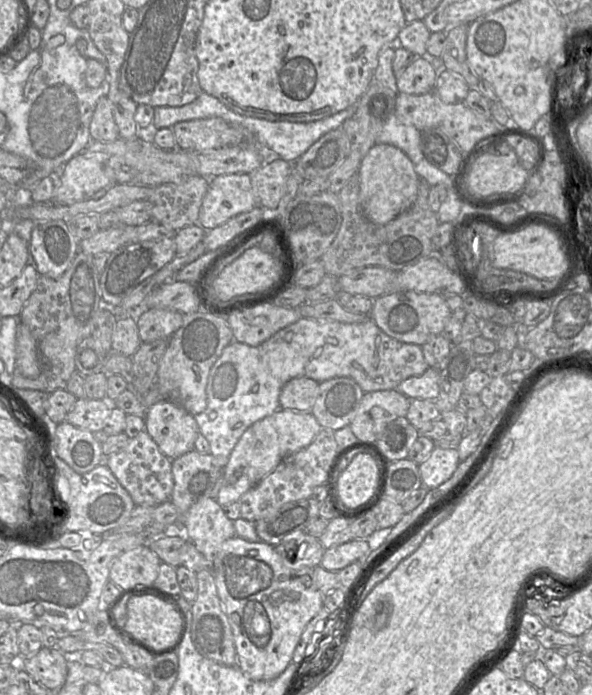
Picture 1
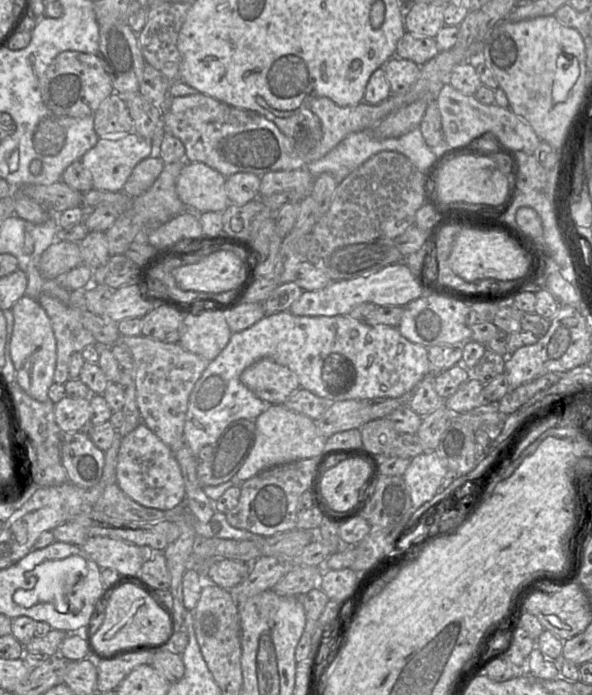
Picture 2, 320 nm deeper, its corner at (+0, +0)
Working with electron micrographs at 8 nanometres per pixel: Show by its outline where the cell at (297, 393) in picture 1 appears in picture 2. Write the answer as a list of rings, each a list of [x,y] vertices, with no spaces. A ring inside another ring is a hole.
[[[263,358],[247,367],[240,375],[240,380],[258,398],[269,404],[282,405],[300,388],[294,372],[269,358]]]

